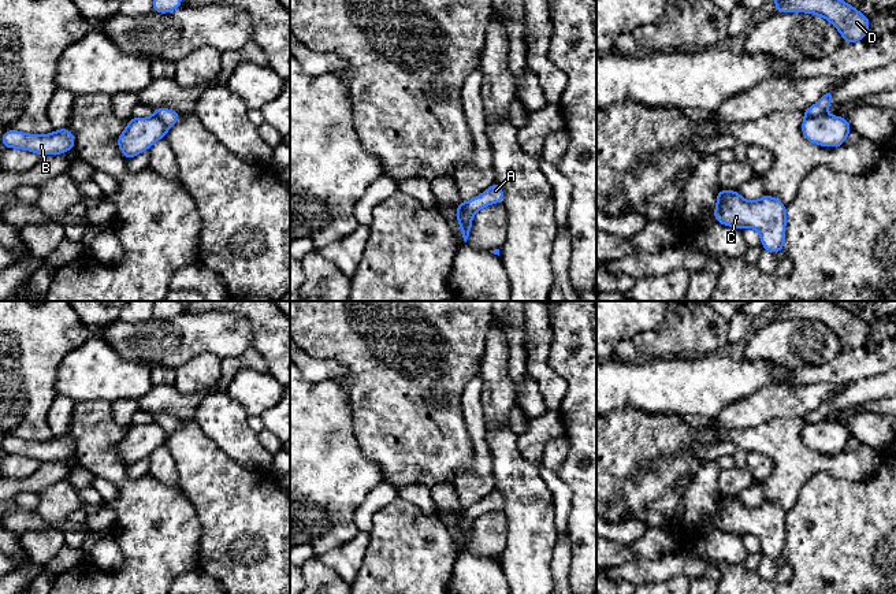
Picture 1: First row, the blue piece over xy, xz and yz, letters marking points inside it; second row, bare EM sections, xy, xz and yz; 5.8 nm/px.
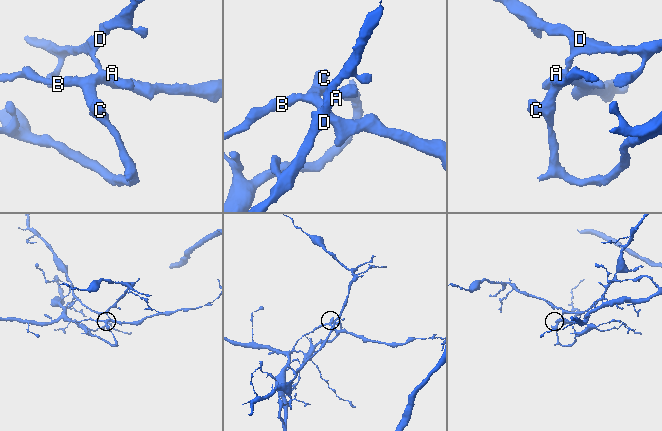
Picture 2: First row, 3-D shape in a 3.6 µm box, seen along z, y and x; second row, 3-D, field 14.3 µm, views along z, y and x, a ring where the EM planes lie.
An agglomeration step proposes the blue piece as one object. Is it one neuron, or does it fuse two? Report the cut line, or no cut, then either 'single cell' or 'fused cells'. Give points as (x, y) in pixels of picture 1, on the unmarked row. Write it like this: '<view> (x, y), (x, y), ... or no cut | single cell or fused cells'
yz (824, 419), (805, 424) | fused cells

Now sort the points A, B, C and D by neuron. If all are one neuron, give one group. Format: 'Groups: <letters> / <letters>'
Groups: A D / B C

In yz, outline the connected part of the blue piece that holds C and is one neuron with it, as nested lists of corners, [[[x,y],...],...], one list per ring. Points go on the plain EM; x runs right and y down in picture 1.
[[[720,495],[714,527],[740,537],[755,535],[761,542],[762,556],[774,561],[787,552],[787,513],[777,504],[763,501],[756,508],[746,508],[739,497]]]

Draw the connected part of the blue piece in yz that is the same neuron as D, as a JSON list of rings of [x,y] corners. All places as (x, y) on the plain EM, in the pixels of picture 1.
[[[773,301],[776,319],[808,319],[828,326],[843,342],[844,350],[862,348],[869,339],[869,323],[834,301]]]

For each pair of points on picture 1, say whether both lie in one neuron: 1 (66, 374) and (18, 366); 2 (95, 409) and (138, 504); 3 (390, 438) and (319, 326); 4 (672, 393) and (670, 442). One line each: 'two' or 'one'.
1: two
2: one
3: one
4: two

